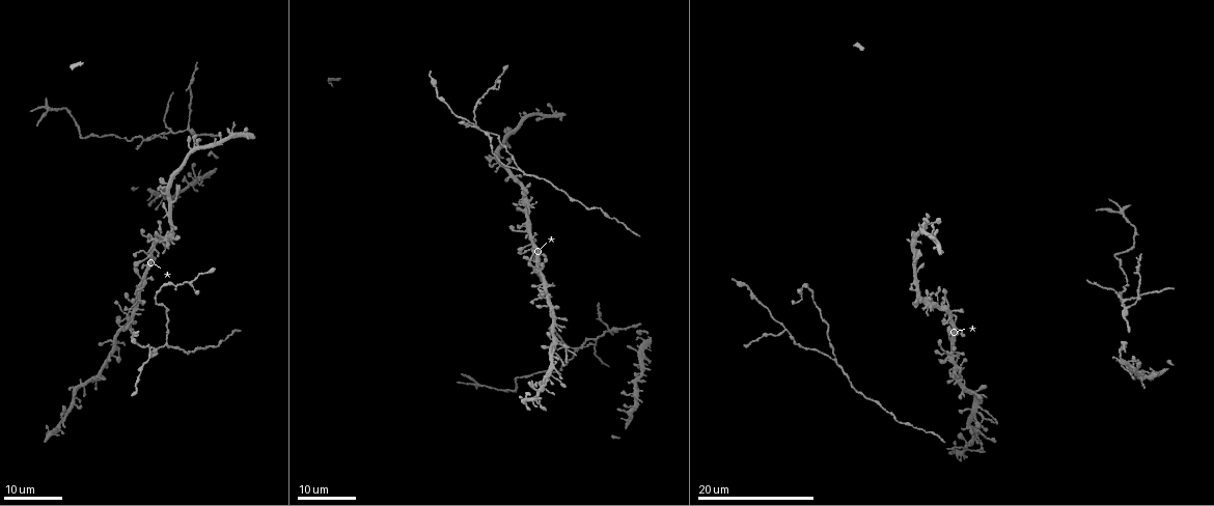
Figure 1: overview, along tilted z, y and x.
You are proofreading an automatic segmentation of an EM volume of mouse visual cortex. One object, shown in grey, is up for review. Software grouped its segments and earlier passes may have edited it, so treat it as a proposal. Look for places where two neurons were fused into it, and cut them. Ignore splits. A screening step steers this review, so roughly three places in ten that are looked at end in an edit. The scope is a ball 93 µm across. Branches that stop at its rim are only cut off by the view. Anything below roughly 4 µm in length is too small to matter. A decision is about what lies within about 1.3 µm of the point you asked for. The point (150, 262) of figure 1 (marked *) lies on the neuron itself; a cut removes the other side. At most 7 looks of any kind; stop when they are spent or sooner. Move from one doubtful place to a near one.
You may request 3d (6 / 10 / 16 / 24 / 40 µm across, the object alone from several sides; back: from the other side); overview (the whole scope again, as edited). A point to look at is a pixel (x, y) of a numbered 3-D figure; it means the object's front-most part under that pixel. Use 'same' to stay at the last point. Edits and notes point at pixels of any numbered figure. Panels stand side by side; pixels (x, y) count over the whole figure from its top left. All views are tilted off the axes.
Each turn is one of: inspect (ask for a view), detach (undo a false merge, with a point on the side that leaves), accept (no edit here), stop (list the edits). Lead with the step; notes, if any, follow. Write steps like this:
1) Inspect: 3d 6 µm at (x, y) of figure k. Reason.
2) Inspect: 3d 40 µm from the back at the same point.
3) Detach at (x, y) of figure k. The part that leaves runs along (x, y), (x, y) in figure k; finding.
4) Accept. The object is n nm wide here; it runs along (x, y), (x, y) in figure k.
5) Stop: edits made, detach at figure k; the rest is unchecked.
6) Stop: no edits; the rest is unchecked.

Inspect: 3d 16 µm at (833, 360) of figure 1. Three arms meet.

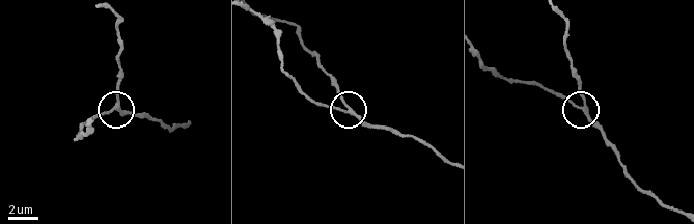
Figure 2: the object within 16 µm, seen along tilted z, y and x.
Inspect: 3d 10 µm at (350, 112) of figure 2.

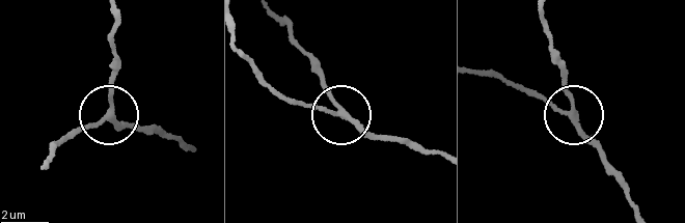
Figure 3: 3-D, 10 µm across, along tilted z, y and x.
Accept. The object is 180 nm wide here; all the same neuron.

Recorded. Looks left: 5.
Inspect: 3d 24 µm at (784, 330) of figure 1. Three arms meet.

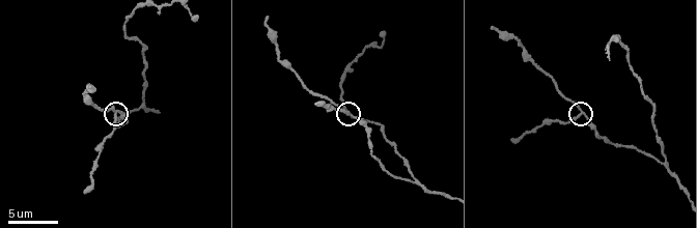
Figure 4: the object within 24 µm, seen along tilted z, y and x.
Inspect: 3d 10 µm at (116, 113) of figure 4.

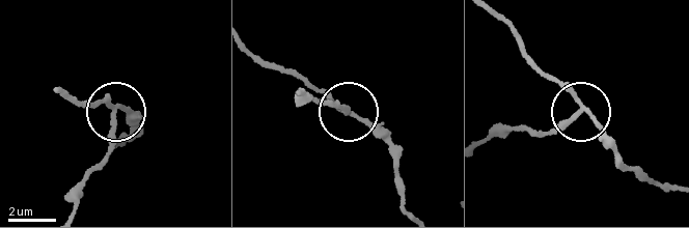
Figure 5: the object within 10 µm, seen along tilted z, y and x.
Detach at (111, 144) of figure 5. The part that leaves runs along (115, 111), (107, 149), (86, 170), (75, 204) in figure 5; a second neuron is stuck on.

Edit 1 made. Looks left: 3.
Inspect: 3d 24 µm at (196, 144) of figure 1.

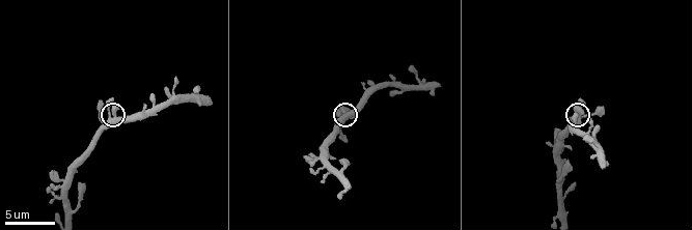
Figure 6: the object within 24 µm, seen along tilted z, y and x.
Inspect: 3d 10 µm at (114, 113) of figure 6.

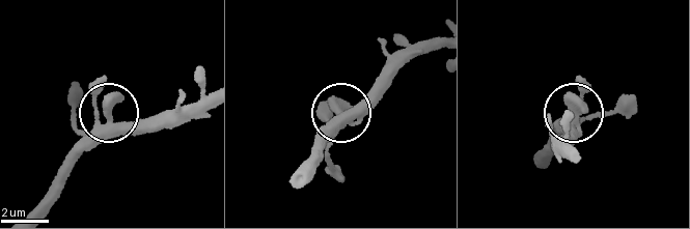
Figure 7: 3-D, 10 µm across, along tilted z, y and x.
Accept. 3 arms meet here; it runs along (30, 210), (109, 116), (160, 127) in figure 7; one neuron here.

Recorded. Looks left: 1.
Stop: edits made, detach at figure 5; the rest is unchecked.

